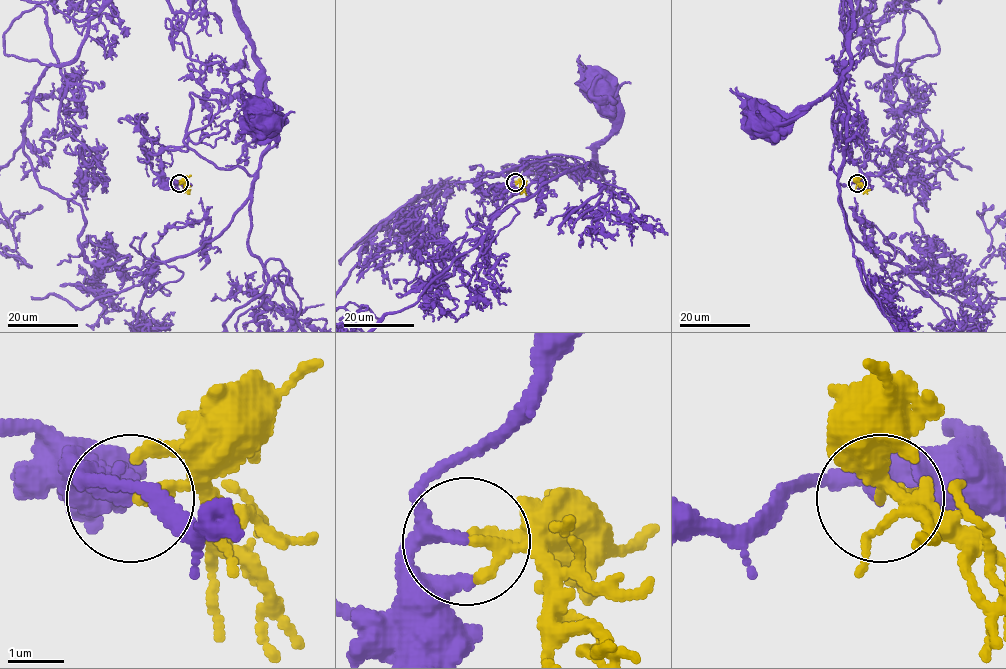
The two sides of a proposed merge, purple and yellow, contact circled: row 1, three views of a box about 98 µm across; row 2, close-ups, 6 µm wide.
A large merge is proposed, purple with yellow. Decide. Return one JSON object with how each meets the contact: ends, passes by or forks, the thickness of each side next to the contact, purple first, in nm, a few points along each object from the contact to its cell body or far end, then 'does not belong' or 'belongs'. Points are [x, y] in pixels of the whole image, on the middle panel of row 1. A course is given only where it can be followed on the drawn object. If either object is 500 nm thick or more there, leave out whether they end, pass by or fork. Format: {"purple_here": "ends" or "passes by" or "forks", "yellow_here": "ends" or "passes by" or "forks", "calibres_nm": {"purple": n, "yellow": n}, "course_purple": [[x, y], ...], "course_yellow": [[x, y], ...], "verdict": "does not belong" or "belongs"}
{"purple_here": "passes by", "yellow_here": "ends", "calibres_nm": {"purple": 180, "yellow": 200}, "course_purple": [[515, 182], [474, 185], [485, 175], [544, 156], [593, 167], [593, 151], [613, 126], [595, 86]], "course_yellow": [[515, 182], [518, 182], [526, 195]], "verdict": "belongs"}

